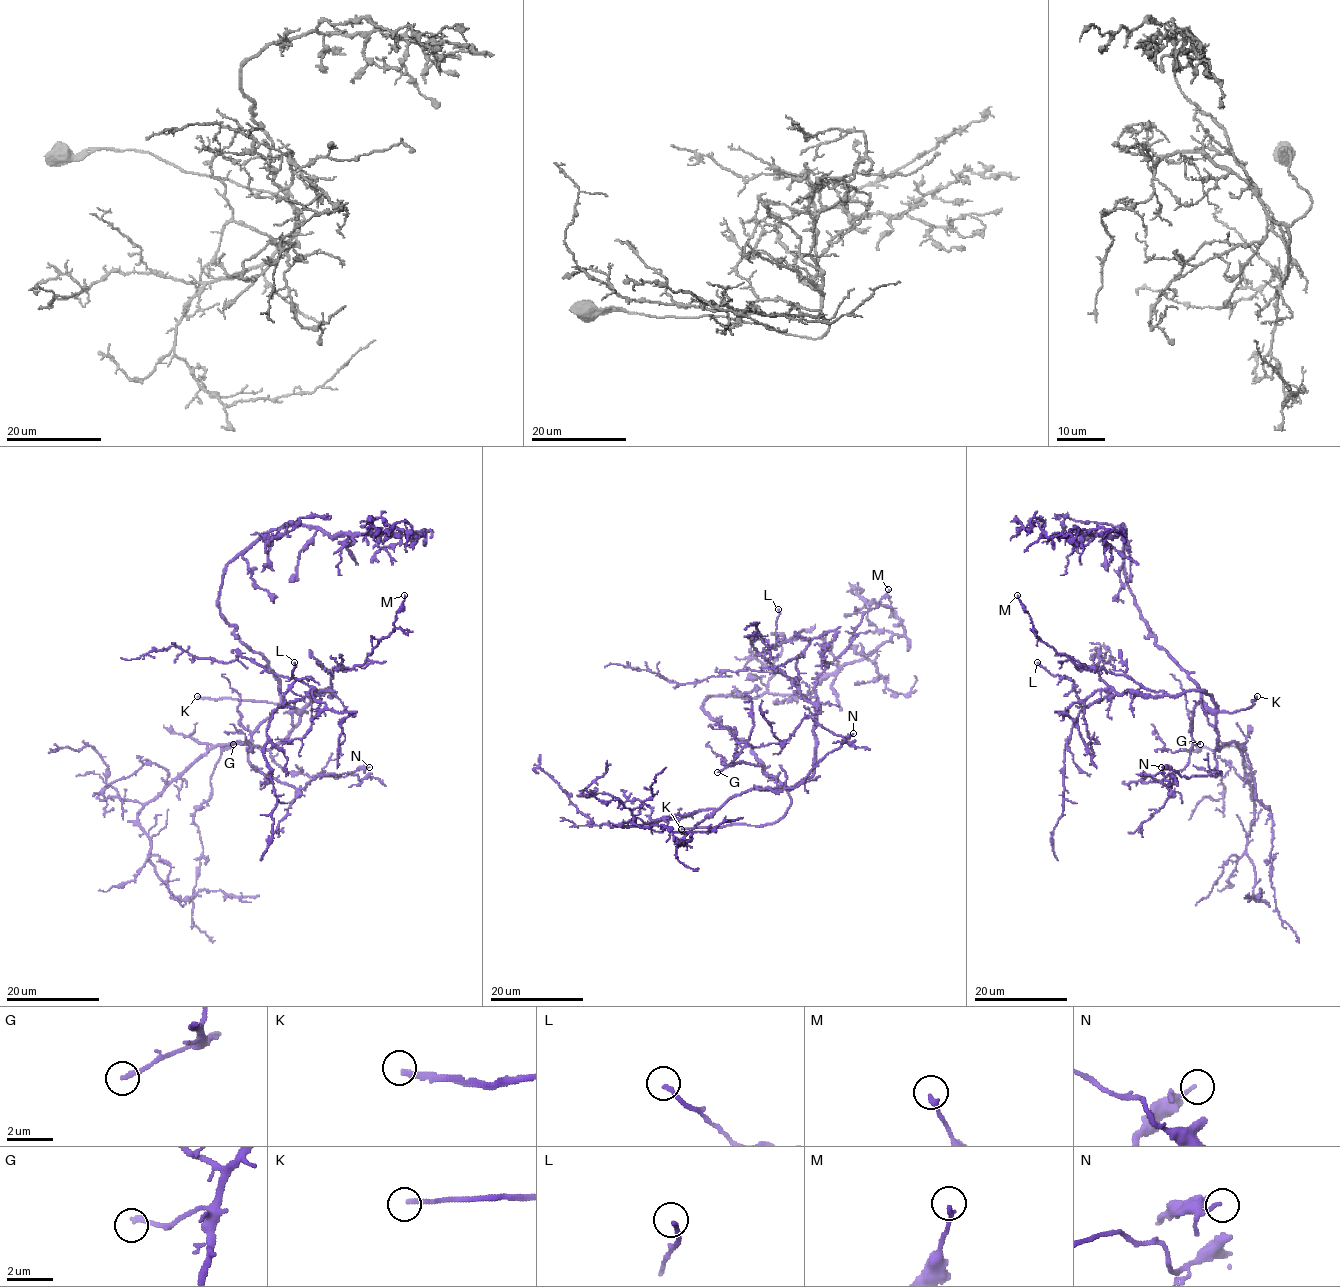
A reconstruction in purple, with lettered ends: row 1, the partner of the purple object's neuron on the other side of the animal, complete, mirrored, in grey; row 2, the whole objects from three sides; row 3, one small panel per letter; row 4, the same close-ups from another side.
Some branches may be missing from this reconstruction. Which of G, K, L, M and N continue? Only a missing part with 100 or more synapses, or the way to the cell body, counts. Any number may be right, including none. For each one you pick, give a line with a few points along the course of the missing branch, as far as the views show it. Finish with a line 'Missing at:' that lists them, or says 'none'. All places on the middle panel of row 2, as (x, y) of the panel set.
K: missing branch runs (681, 829), (614, 827), (582, 818), (530, 814), (505, 806)
Missing at: K

